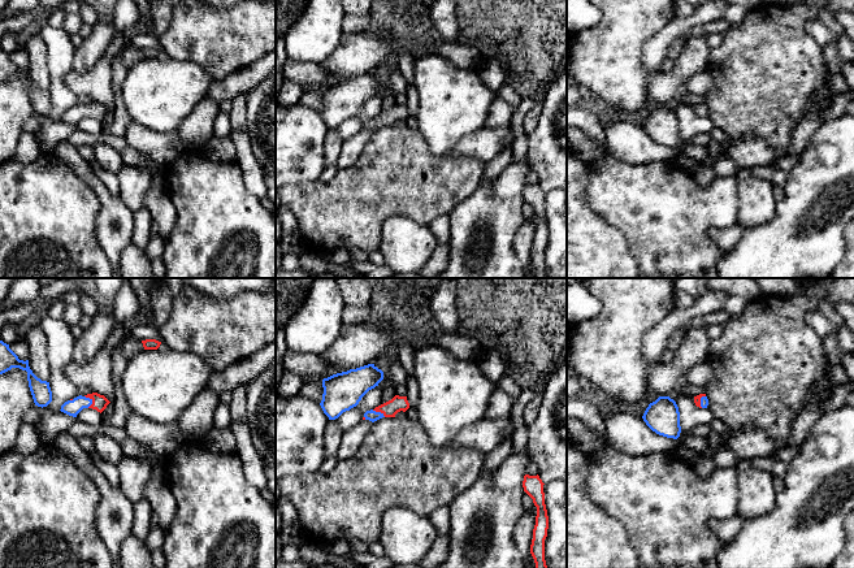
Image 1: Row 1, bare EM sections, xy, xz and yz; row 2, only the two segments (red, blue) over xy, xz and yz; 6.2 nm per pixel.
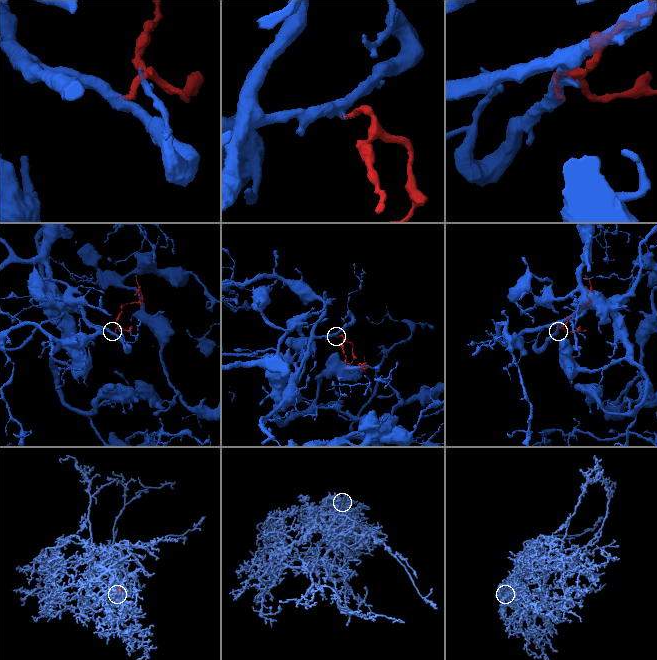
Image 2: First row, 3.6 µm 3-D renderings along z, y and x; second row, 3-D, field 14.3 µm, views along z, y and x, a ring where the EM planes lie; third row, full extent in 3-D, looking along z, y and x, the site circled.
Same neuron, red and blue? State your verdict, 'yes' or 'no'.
yes

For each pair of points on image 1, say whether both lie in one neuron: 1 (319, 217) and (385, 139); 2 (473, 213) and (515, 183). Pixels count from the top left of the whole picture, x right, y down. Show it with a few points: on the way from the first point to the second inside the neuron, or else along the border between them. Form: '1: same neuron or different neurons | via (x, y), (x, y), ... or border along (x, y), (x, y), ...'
1: same neuron | via (339, 203), (382, 160)
2: same neuron | via (484, 213), (504, 194)

